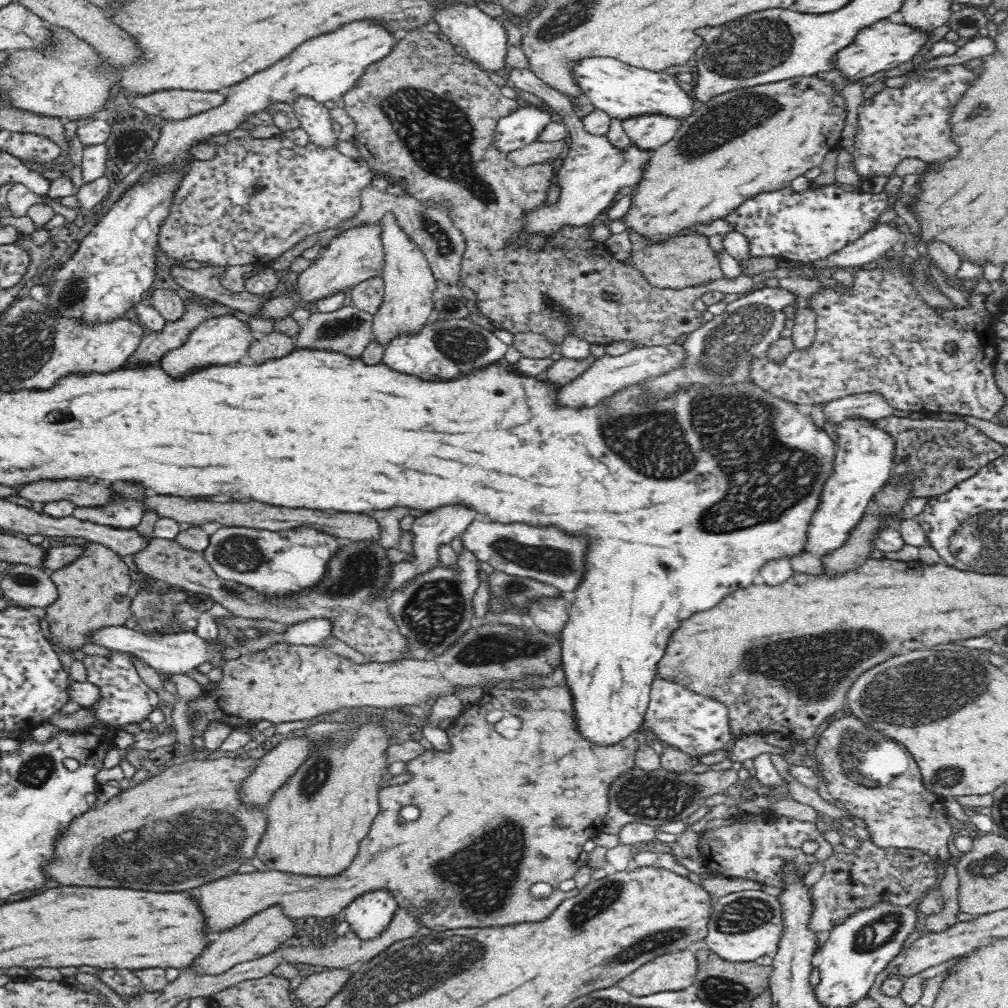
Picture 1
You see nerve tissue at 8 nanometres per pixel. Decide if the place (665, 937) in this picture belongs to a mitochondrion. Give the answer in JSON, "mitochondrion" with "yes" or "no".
{"mitochondrion":"yes"}

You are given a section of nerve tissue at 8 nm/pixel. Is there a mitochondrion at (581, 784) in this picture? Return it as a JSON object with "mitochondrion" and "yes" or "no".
{"mitochondrion":"no"}

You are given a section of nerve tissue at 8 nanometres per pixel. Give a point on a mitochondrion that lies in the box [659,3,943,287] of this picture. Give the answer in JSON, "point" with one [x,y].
{"point":[744,49]}

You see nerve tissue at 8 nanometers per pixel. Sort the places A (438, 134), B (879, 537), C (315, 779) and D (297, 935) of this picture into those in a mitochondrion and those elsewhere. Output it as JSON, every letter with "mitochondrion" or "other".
{"A":"mitochondrion","B":"other","C":"mitochondrion","D":"other"}

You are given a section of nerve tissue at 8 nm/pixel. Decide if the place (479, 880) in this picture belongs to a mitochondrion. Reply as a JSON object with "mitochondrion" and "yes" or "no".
{"mitochondrion":"yes"}

